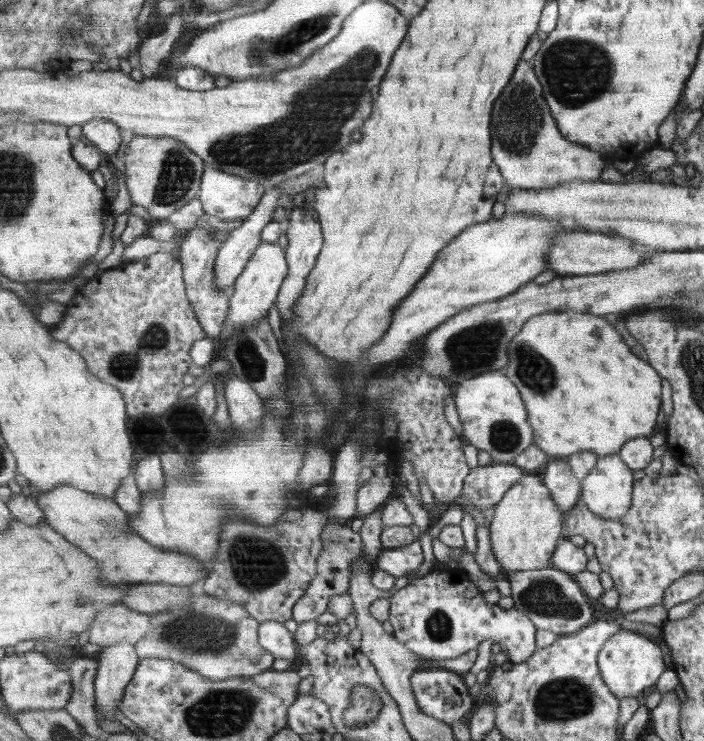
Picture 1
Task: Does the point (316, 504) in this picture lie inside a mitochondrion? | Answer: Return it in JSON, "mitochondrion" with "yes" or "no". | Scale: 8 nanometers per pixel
{"mitochondrion":"no"}

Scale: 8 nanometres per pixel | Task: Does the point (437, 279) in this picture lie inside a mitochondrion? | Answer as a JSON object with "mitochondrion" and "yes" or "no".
{"mitochondrion":"no"}

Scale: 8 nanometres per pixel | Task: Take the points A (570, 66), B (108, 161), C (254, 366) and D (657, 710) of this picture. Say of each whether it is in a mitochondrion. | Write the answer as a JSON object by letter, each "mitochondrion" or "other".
{"A":"mitochondrion","B":"other","C":"mitochondrion","D":"other"}

